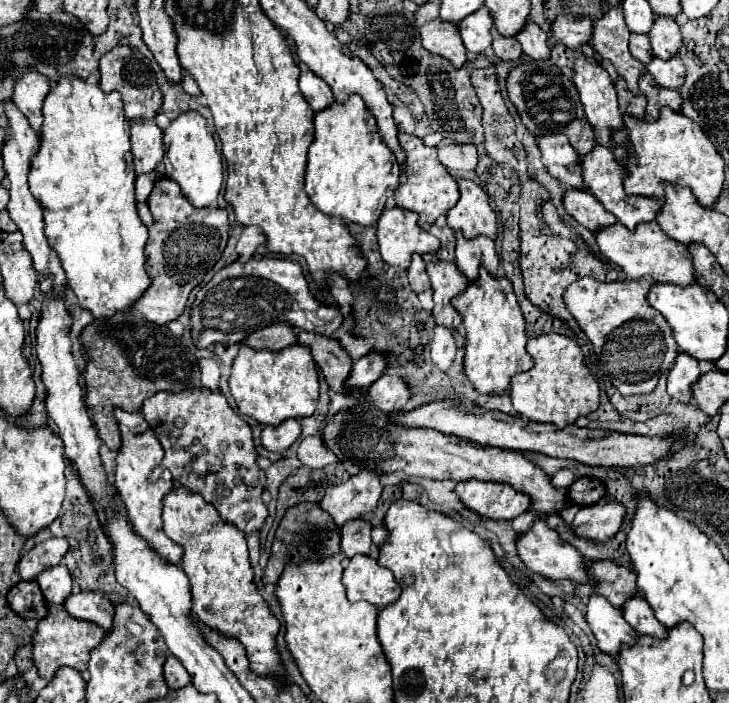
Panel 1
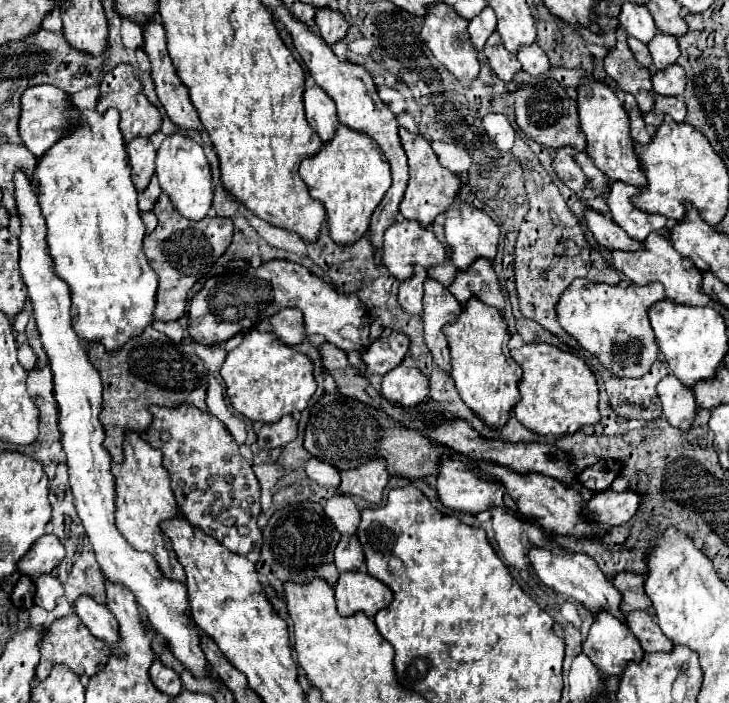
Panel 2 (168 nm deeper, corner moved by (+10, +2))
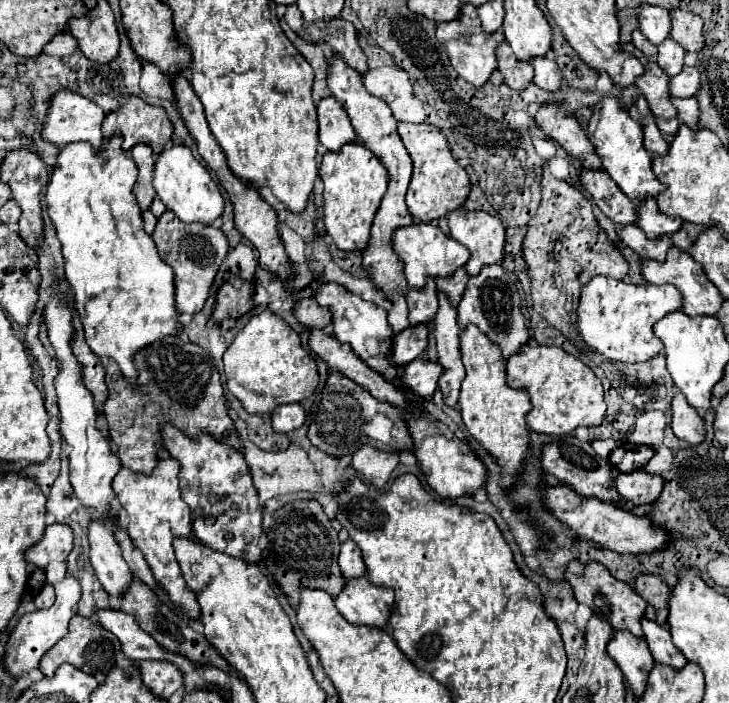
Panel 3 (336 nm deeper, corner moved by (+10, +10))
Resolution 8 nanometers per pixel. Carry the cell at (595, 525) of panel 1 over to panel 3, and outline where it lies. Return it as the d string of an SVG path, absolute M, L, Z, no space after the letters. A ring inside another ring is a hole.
M643 471L621 473L615 481L615 489L627 507L641 507L653 503L661 493L661 475L649 475Z

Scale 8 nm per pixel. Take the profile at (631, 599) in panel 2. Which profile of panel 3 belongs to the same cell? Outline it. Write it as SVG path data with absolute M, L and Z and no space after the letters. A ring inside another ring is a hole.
M641 573L635 577L635 591L647 601L645 617L665 625L667 623L667 597L671 591L669 585L659 575Z

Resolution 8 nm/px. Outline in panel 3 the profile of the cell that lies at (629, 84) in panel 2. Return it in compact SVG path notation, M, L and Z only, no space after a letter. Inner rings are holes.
M627 43L627 45L623 45L623 49L625 49L627 53L633 53L633 55L641 61L641 65L643 65L643 69L645 69L645 73L635 79L635 81L637 81L635 85L637 85L639 91L645 95L645 99L647 99L649 109L653 111L653 115L663 117L663 119L675 117L675 109L673 109L671 101L669 101L669 89L667 89L669 75L663 77L661 67L659 67L657 63L651 63L635 45Z

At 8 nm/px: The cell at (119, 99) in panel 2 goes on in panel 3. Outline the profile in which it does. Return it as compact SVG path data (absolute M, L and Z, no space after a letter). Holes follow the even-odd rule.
M137 95L125 97L119 109L111 111L103 119L103 135L111 137L113 129L119 129L123 135L123 149L129 151L137 143L147 143L159 153L171 139L173 125L165 115L163 107L149 105Z

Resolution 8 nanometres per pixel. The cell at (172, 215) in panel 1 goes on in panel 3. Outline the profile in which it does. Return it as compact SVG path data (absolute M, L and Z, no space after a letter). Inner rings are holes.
M169 209L157 219L157 227L153 231L153 241L157 245L159 257L173 269L175 273L175 307L179 313L197 313L201 311L209 287L215 279L215 273L229 251L227 235L223 229L201 223L183 223Z

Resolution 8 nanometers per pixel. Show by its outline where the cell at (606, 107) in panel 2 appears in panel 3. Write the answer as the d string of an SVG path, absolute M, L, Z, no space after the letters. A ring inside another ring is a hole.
M607 95L591 111L591 119L589 119L589 125L587 125L587 137L593 143L597 155L601 157L603 169L609 173L609 177L613 177L613 181L621 187L621 191L631 201L641 201L649 195L657 197L657 193L663 189L663 185L657 181L657 177L651 169L651 153L661 155L661 153L665 153L665 149L669 145L663 139L661 131L657 129L653 115L641 117L641 125L639 125L639 121L635 121L627 113L627 109L621 105L621 101L617 97ZM641 127L643 127L645 147L643 147L643 141L641 141Z

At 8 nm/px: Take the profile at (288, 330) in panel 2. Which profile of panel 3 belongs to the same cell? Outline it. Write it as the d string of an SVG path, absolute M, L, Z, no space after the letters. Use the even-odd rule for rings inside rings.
M303 295L303 299L295 301L293 317L305 327L305 329L325 329L331 327L331 313L317 305L315 299Z

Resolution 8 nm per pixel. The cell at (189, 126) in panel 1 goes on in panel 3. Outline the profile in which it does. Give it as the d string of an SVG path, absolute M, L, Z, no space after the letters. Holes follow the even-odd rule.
M167 143L165 149L159 153L155 163L155 177L153 187L167 209L171 209L181 221L193 223L201 221L205 225L213 223L223 213L223 197L219 191L219 185L211 177L209 169L201 165L191 149L185 143Z

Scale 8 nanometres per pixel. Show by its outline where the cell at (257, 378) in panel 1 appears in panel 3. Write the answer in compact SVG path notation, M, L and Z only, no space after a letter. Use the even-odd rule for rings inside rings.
M269 309L253 315L237 333L223 353L223 363L229 391L251 415L269 415L279 405L299 403L307 399L319 383L315 359L303 349L299 335Z

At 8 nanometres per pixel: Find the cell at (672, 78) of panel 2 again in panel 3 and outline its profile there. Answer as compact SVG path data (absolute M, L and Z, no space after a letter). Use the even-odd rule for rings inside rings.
M685 65L681 73L669 79L669 91L673 97L693 97L699 89L699 71L697 67Z

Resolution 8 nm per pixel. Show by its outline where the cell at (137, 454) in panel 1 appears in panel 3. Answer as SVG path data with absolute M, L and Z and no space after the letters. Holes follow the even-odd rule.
M161 457L151 475L121 467L113 479L113 489L121 507L129 515L127 533L133 539L135 547L141 549L145 561L153 569L153 575L157 577L157 581L161 581L161 587L169 593L169 597L173 597L173 601L177 601L177 605L185 605L183 613L193 613L193 617L199 617L195 595L189 591L171 547L173 537L191 535L191 509L181 499L177 473L179 473L179 465L173 457L167 459Z

